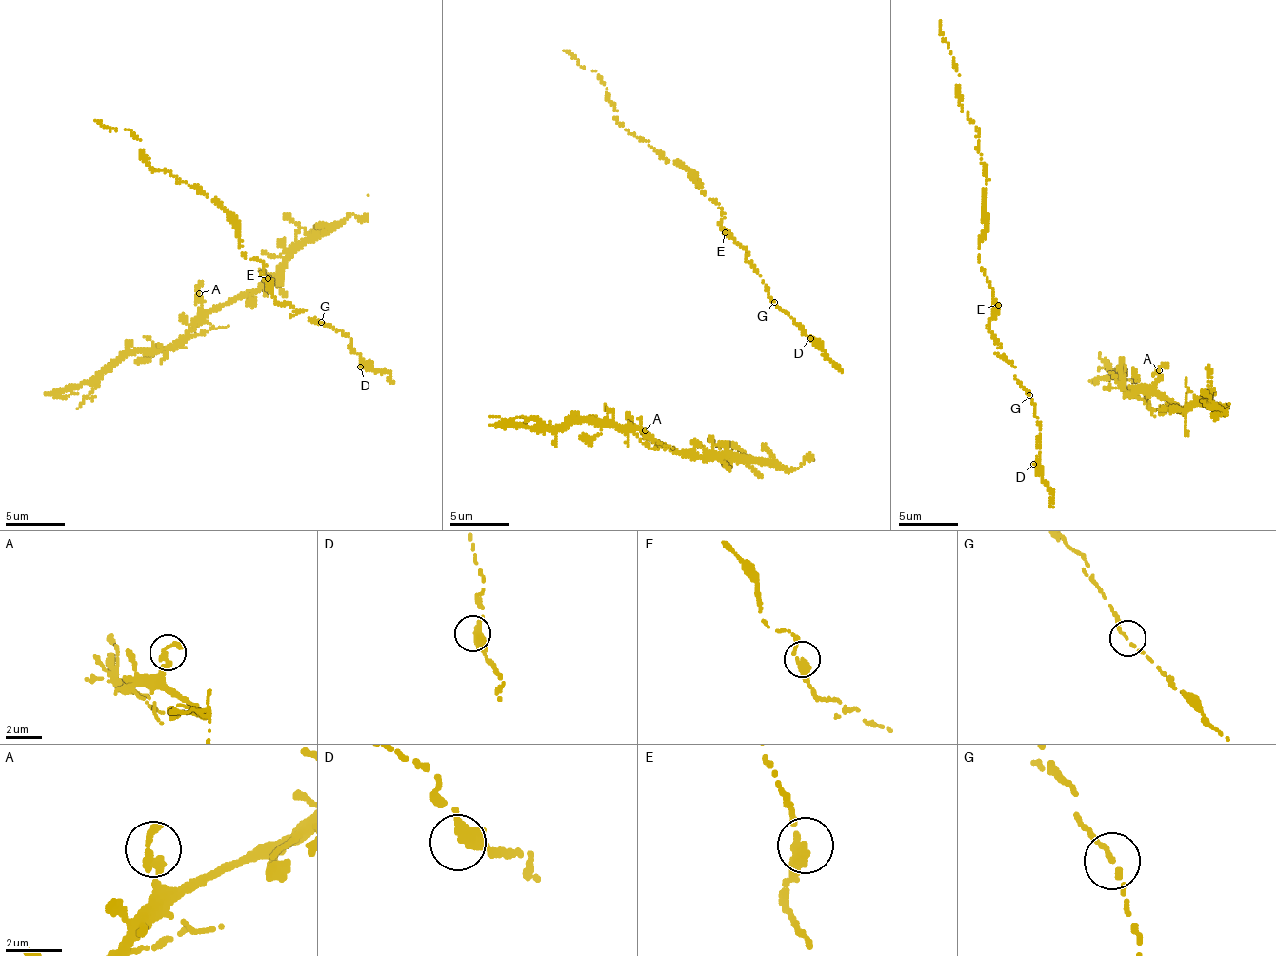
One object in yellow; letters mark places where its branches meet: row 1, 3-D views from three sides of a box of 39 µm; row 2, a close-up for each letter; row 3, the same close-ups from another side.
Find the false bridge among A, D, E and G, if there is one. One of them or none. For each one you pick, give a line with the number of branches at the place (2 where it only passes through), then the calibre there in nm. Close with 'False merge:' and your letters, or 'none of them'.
False merge: none of them

